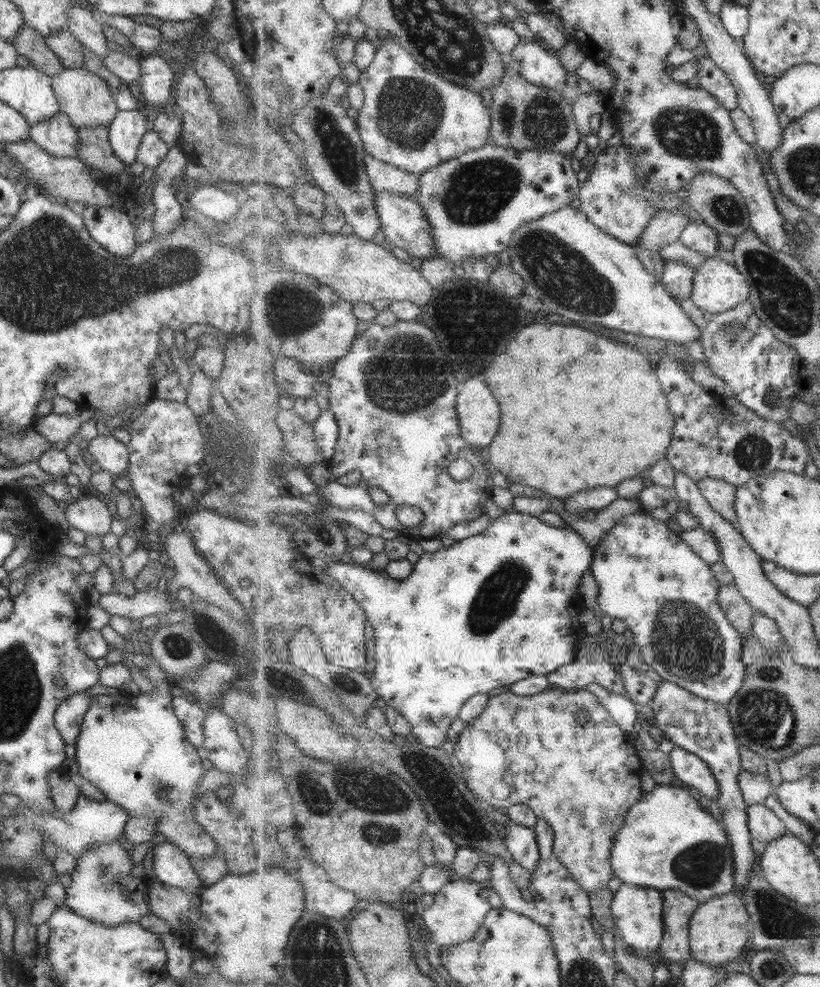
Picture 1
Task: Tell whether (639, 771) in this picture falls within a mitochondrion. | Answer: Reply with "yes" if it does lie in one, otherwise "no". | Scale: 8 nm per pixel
no

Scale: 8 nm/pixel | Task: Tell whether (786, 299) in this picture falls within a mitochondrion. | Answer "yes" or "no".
yes

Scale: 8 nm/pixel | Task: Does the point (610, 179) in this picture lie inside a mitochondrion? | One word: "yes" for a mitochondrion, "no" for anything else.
no

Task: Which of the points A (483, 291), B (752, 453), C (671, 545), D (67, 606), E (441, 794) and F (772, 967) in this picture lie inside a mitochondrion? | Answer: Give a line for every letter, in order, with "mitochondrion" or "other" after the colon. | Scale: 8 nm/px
A: other
B: mitochondrion
C: other
D: other
E: mitochondrion
F: mitochondrion

